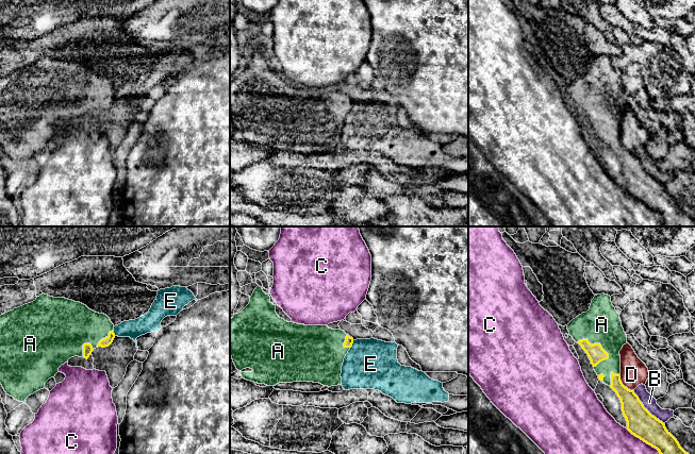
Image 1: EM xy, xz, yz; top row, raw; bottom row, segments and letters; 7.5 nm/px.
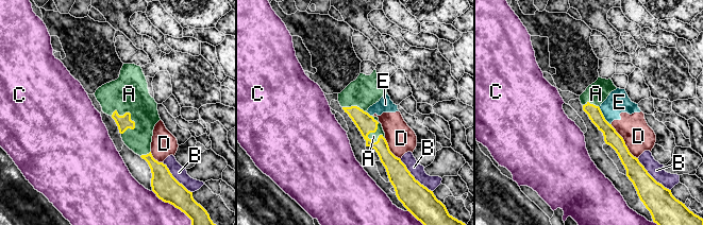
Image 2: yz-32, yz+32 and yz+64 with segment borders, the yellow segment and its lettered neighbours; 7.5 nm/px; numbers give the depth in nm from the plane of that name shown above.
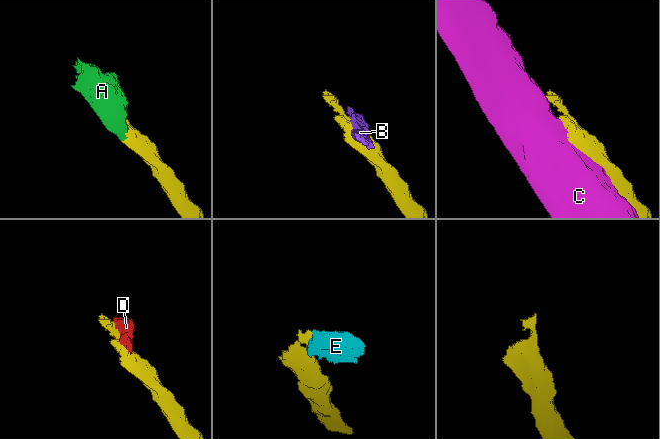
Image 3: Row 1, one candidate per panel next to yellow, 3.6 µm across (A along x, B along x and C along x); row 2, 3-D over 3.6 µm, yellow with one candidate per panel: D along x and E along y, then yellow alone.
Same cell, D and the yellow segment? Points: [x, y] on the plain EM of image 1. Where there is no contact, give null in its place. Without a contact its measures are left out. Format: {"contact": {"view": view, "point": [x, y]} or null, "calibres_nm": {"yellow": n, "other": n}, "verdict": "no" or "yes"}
{"contact": {"view": "yz", "point": [622, 146]}, "calibres_nm": {"yellow": 170, "other": 200}, "verdict": "no"}

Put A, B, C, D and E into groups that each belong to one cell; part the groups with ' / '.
A / B / C / D E

